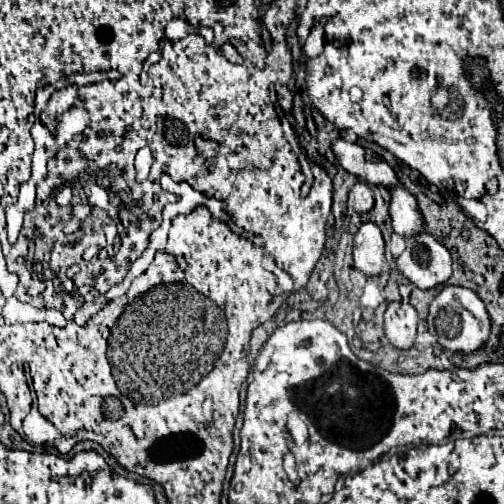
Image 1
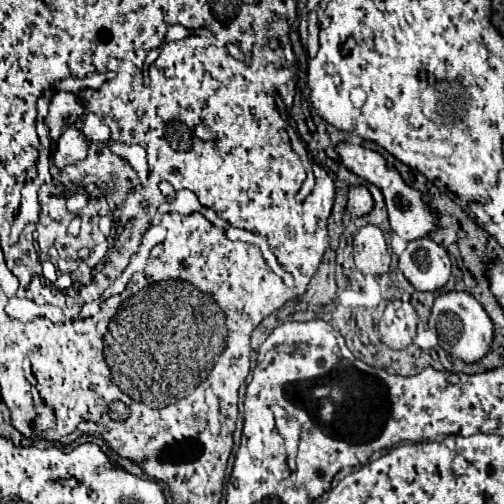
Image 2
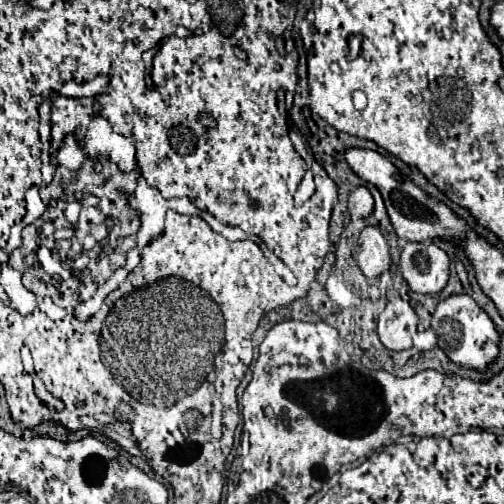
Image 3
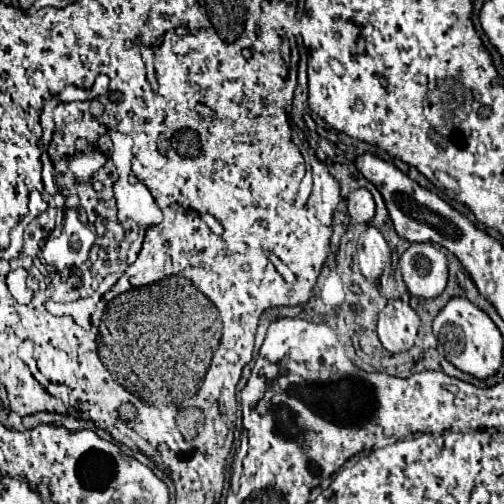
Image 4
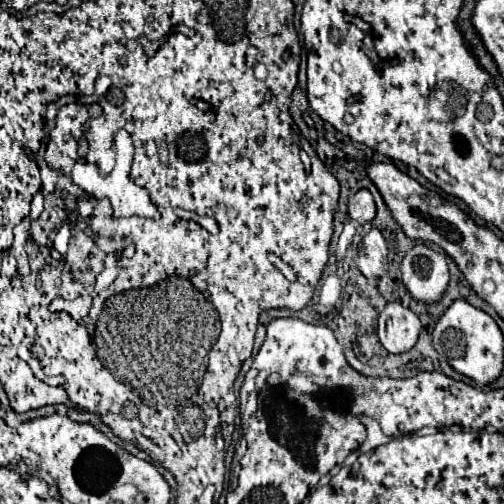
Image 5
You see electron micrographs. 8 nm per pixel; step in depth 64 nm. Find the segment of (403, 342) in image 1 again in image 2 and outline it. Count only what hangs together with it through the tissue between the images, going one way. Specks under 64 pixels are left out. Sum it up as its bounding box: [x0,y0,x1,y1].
[380,300,418,350]

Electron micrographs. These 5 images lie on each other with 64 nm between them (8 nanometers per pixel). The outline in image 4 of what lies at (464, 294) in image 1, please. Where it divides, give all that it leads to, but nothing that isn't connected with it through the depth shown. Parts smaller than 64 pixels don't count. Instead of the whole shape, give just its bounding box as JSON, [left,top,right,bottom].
[434,298,502,378]

